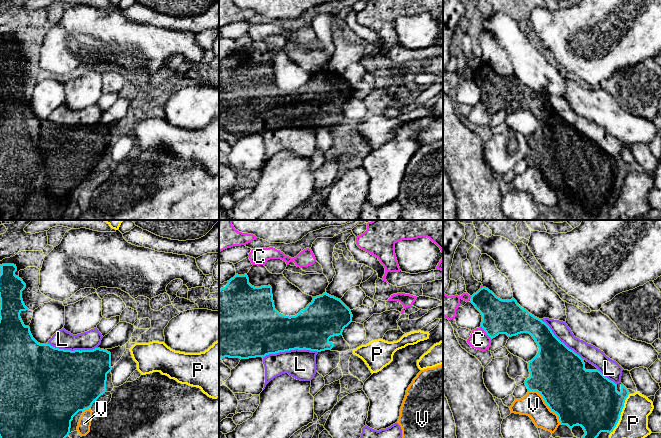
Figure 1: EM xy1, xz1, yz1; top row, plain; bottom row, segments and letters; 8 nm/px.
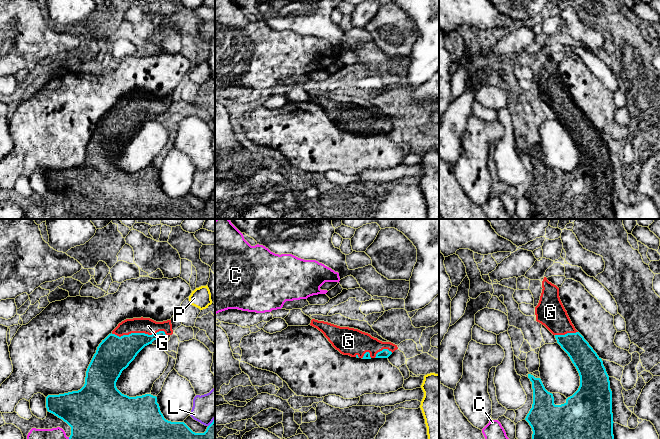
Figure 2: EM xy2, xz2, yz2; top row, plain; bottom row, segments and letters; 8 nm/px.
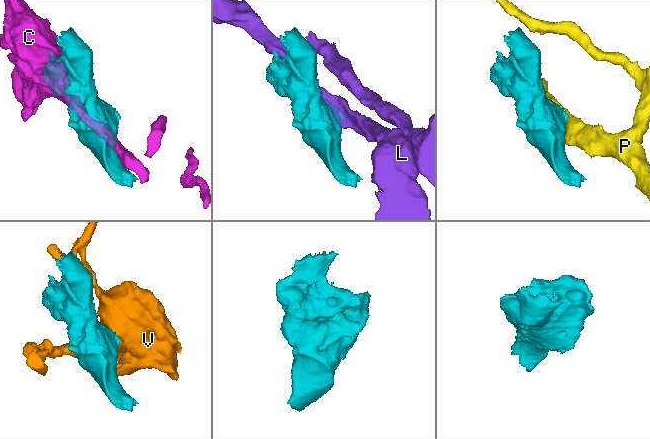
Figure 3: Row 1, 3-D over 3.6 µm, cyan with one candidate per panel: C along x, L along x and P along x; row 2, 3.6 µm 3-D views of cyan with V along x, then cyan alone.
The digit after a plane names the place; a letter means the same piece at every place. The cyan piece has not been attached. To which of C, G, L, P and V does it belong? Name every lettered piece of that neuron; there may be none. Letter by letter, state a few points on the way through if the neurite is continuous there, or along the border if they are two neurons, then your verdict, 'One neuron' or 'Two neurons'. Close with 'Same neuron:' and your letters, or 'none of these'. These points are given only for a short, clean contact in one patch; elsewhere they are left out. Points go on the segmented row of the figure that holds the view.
C: Two neurons
G: One neuron
L: Two neurons
P: Two neurons
V: Two neurons
Same neuron: G

